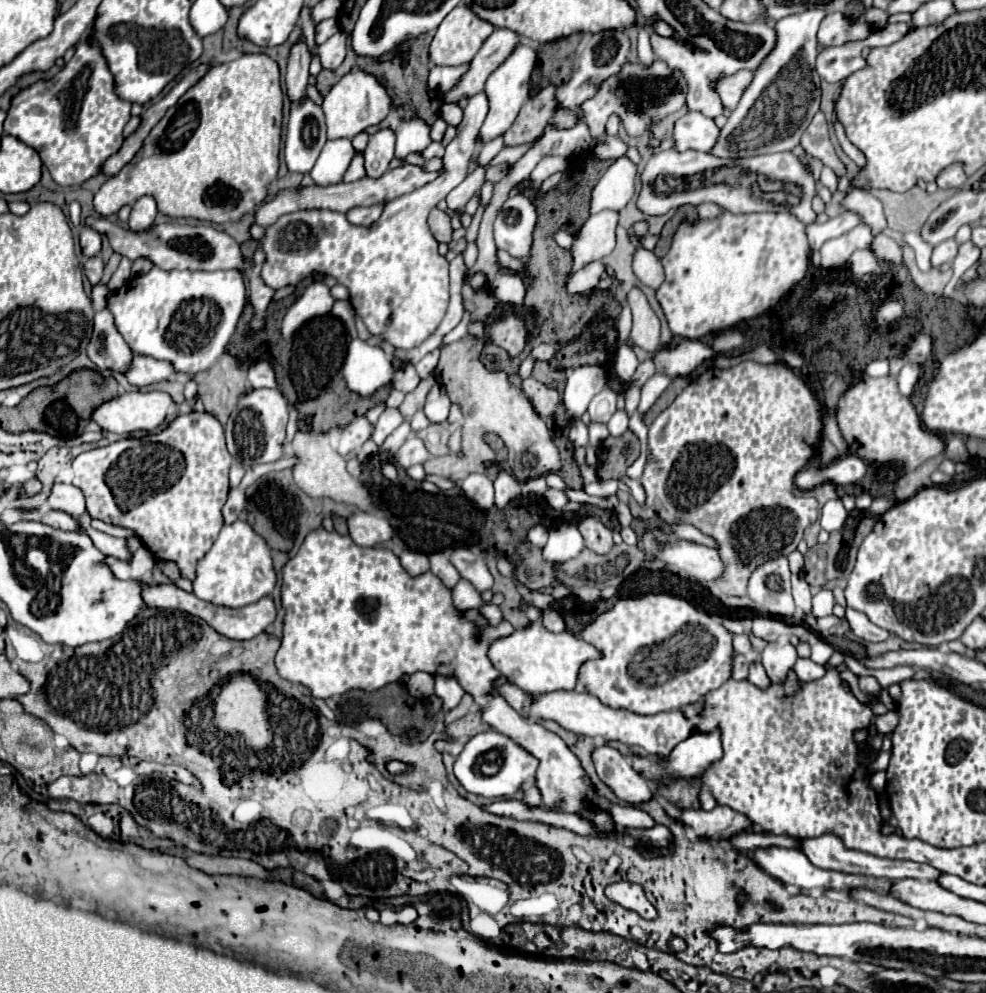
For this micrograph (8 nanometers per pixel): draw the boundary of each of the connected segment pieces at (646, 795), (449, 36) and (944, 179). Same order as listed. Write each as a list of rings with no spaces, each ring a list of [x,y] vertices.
[[[598,745],[592,753],[598,777],[614,791],[614,795],[630,805],[642,805],[654,799],[654,791],[648,781],[634,771],[634,767],[626,767],[626,757],[620,751]]]
[[[460,3],[440,23],[432,45],[430,61],[434,65],[462,65],[474,59],[482,43],[492,35],[494,25],[478,19],[470,7]]]
[[[956,163],[956,165],[950,165],[948,169],[944,169],[938,175],[936,183],[938,183],[940,189],[948,189],[948,187],[956,187],[958,189],[958,187],[962,187],[962,183],[966,183],[966,179],[968,179],[968,175],[964,173],[962,165]]]

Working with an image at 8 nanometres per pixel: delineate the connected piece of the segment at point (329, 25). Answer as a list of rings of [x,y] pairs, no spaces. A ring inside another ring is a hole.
[[[324,19],[322,23],[316,25],[316,45],[322,45],[328,37],[332,37],[338,31],[338,21],[336,19]]]

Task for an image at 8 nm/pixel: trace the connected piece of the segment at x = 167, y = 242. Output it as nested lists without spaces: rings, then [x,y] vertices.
[[[86,219],[86,223],[98,233],[106,235],[114,253],[128,257],[130,261],[148,259],[156,267],[164,271],[186,269],[186,271],[218,271],[218,269],[240,269],[248,267],[248,261],[242,257],[238,243],[226,235],[224,231],[214,229],[212,225],[180,225],[180,223],[164,223],[154,225],[150,231],[130,231],[120,225],[110,223],[108,219]]]

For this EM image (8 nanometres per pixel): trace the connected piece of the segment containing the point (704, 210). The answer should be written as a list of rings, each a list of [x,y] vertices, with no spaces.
[[[704,203],[704,205],[698,205],[698,215],[700,219],[716,219],[718,215],[722,215],[722,209],[714,203]]]

